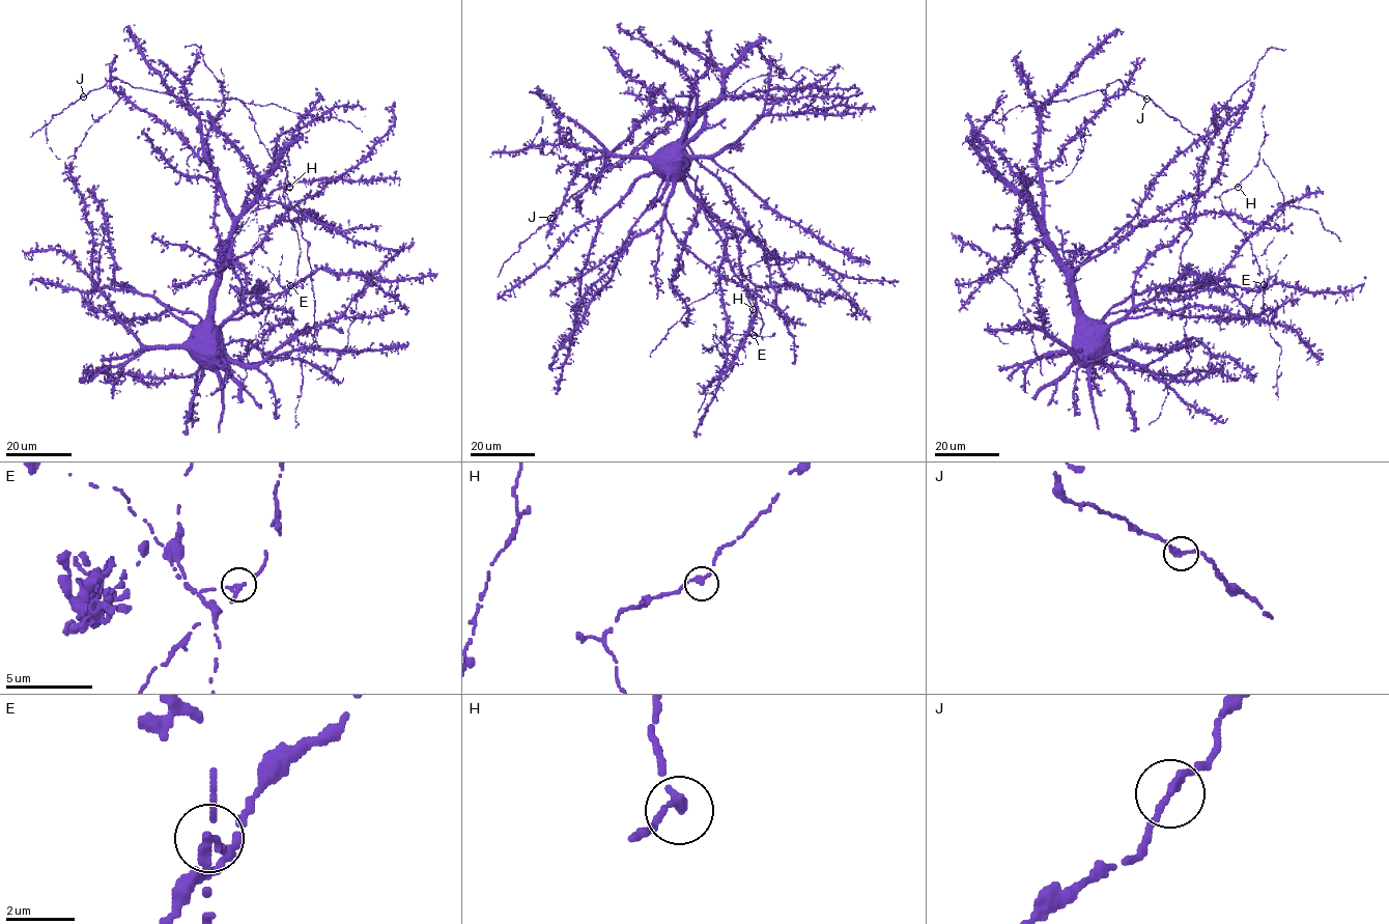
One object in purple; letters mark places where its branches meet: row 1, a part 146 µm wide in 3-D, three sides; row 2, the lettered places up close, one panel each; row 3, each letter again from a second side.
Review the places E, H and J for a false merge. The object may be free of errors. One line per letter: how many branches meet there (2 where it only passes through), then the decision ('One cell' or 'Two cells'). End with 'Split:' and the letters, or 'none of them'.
E: Branches: 2. Two cells
H: Branches: 2. One cell
J: Branches: 2. One cell
Split: E

